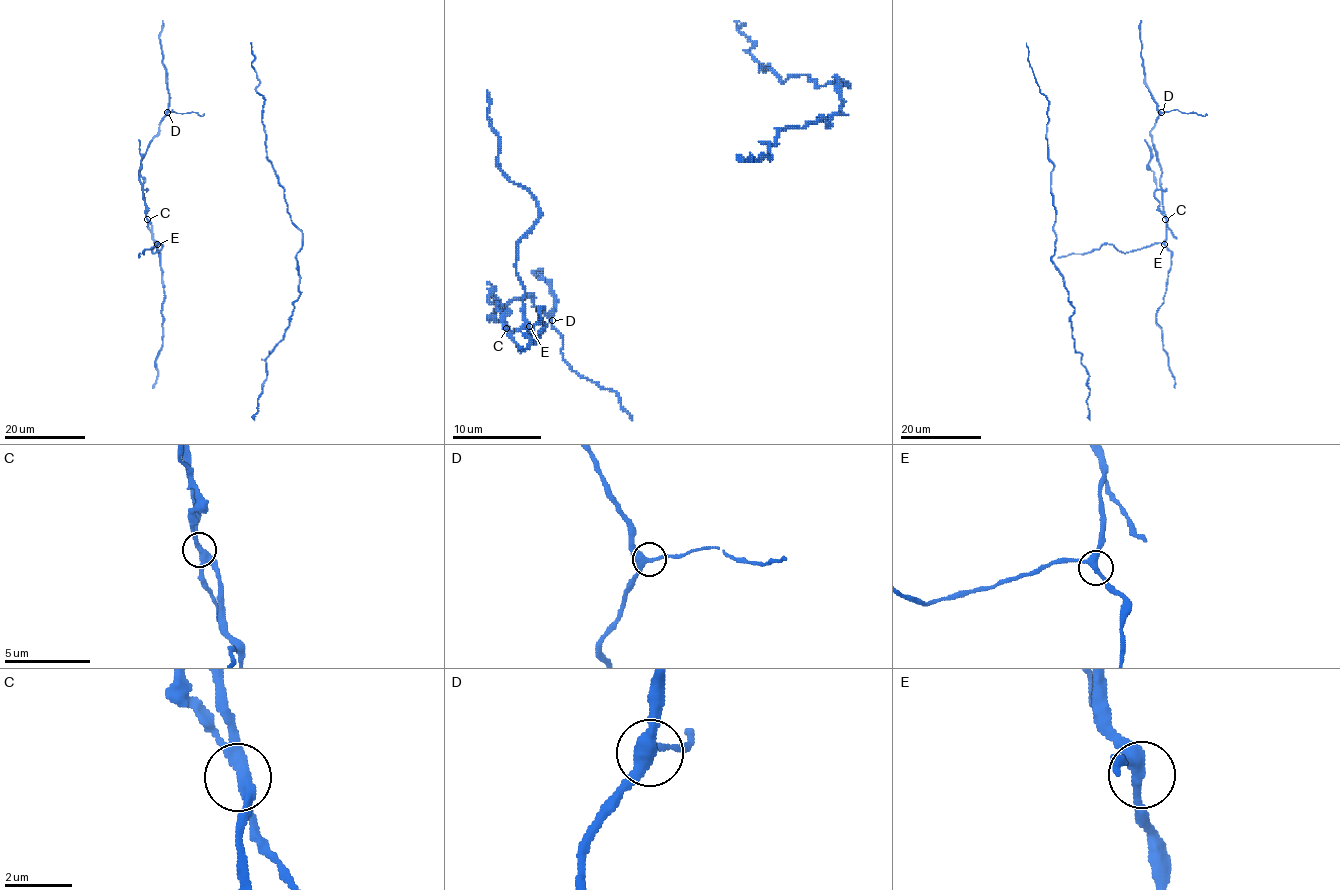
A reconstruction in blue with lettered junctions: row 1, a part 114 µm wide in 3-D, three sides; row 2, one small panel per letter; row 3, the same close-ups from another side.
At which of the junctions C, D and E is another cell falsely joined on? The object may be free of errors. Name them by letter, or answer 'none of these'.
C

